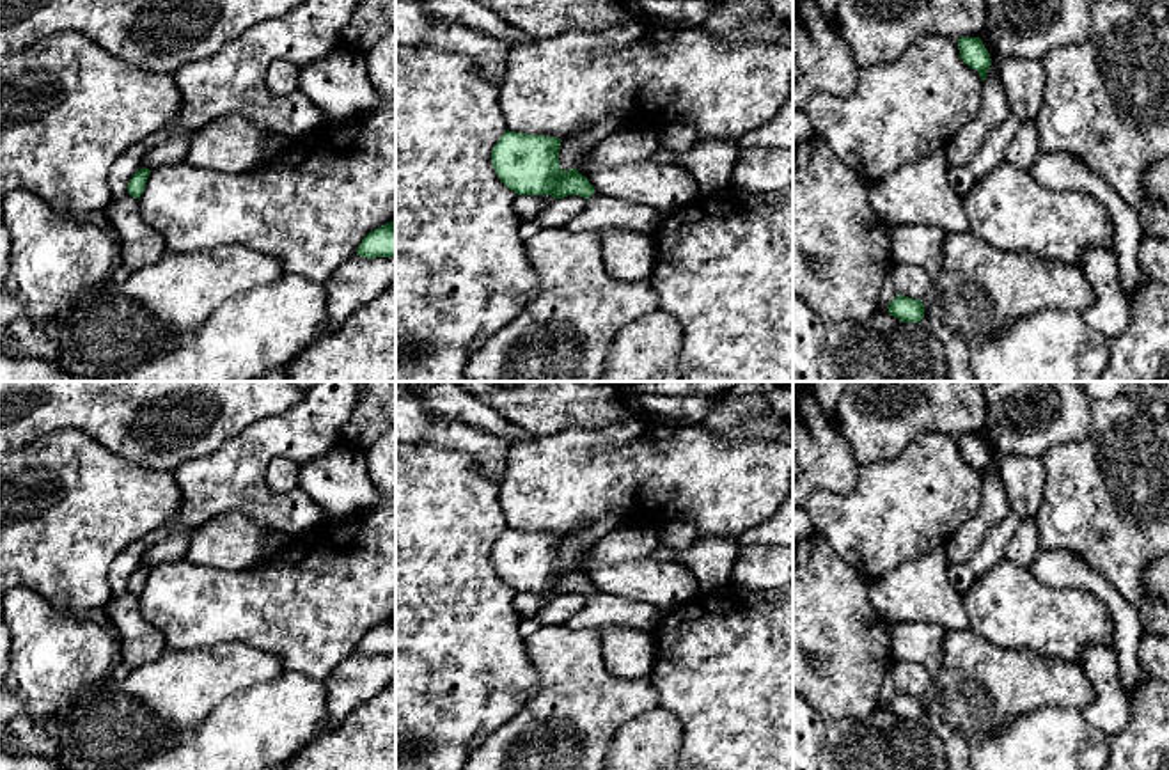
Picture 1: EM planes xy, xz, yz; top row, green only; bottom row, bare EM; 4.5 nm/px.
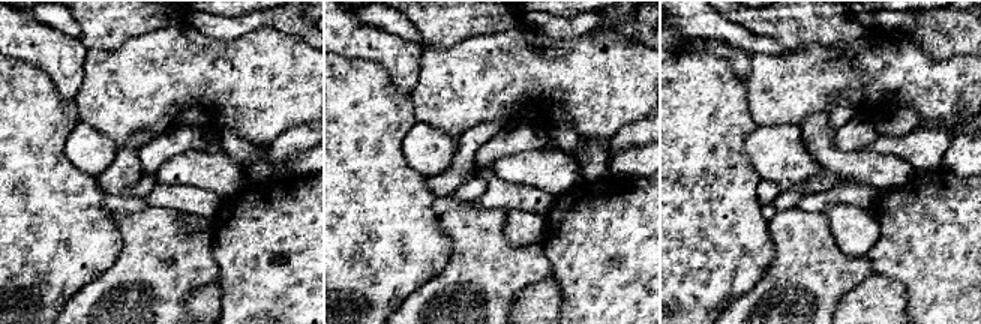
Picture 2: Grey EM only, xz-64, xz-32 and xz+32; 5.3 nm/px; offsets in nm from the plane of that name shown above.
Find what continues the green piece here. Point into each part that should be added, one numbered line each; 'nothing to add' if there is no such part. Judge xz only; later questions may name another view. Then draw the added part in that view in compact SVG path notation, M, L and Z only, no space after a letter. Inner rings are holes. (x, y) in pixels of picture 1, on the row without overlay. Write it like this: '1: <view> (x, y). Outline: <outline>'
1: xz (602, 609). Outline: M594 589L587 596L587 605L569 616L562 625L566 628L605 628L610 625L633 628L637 632L653 633L660 625L663 612L649 603L630 600L624 596L612 596Z

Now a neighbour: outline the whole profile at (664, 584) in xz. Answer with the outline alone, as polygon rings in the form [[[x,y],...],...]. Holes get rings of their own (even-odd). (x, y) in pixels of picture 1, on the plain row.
[[[592,546],[585,548],[580,554],[577,564],[582,564],[585,568],[585,575],[601,593],[649,603],[662,610],[663,614],[671,612],[672,609],[679,607],[681,603],[699,594],[697,578],[679,562],[640,559],[624,561],[619,564],[600,564],[587,559],[591,548]]]

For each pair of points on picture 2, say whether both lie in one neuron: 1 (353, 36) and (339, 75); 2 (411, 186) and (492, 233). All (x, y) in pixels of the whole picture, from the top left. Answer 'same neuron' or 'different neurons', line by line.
1: different neurons
2: different neurons

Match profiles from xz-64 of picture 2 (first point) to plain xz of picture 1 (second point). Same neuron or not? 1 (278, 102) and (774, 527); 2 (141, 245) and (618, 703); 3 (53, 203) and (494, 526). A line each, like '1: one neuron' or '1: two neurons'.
1: two neurons
2: one neuron
3: one neuron

